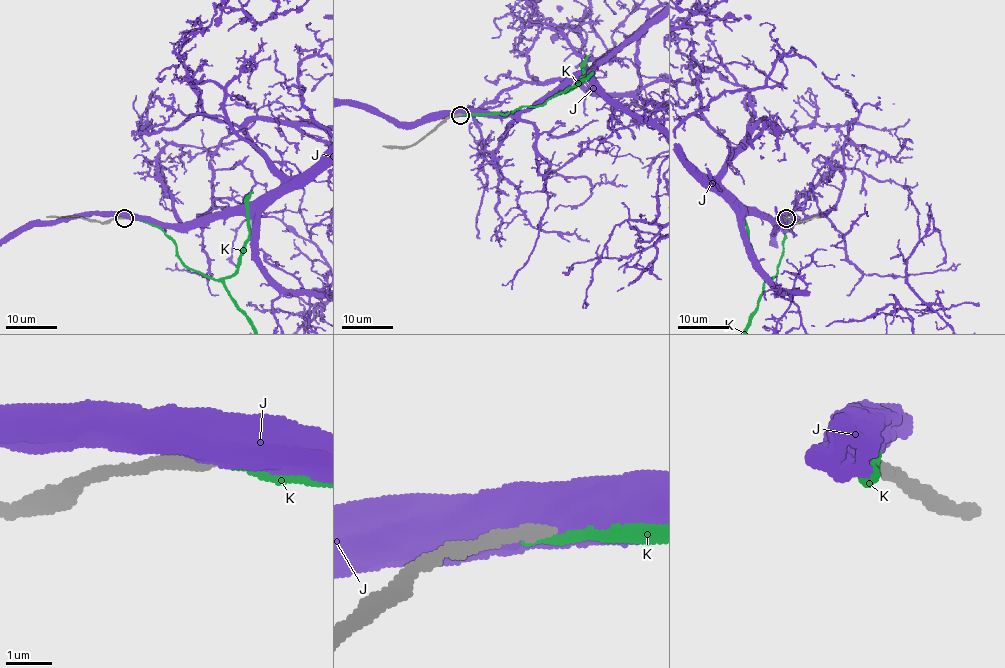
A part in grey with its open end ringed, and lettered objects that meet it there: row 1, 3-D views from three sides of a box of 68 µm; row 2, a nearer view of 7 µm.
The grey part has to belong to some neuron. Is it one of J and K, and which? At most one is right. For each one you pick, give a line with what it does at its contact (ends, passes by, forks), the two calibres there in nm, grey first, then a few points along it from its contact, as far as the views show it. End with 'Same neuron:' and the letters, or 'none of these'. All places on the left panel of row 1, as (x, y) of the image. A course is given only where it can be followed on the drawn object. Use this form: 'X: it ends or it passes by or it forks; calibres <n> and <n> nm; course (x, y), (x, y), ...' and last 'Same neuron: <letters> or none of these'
K: it ends; calibres 320 and 240 nm
Same neuron: K

